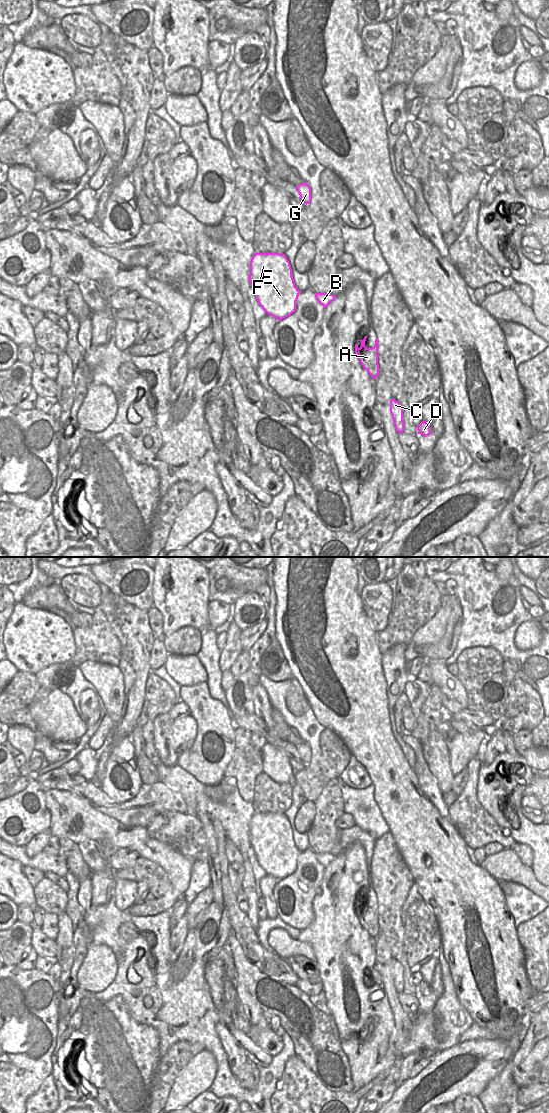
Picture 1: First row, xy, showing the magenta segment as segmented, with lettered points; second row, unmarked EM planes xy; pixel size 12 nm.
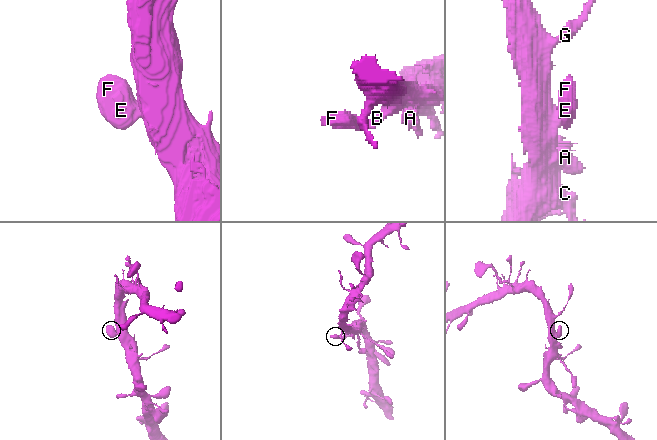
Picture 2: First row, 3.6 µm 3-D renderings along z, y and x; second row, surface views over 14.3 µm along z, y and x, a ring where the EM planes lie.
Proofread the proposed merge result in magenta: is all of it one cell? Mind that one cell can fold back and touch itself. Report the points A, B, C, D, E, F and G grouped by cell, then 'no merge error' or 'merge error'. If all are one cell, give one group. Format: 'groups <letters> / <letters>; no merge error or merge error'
groups A B C D E F G; no merge error

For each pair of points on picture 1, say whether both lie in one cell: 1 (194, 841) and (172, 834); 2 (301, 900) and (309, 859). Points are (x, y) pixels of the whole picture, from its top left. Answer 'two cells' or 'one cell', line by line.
1: one cell
2: one cell

